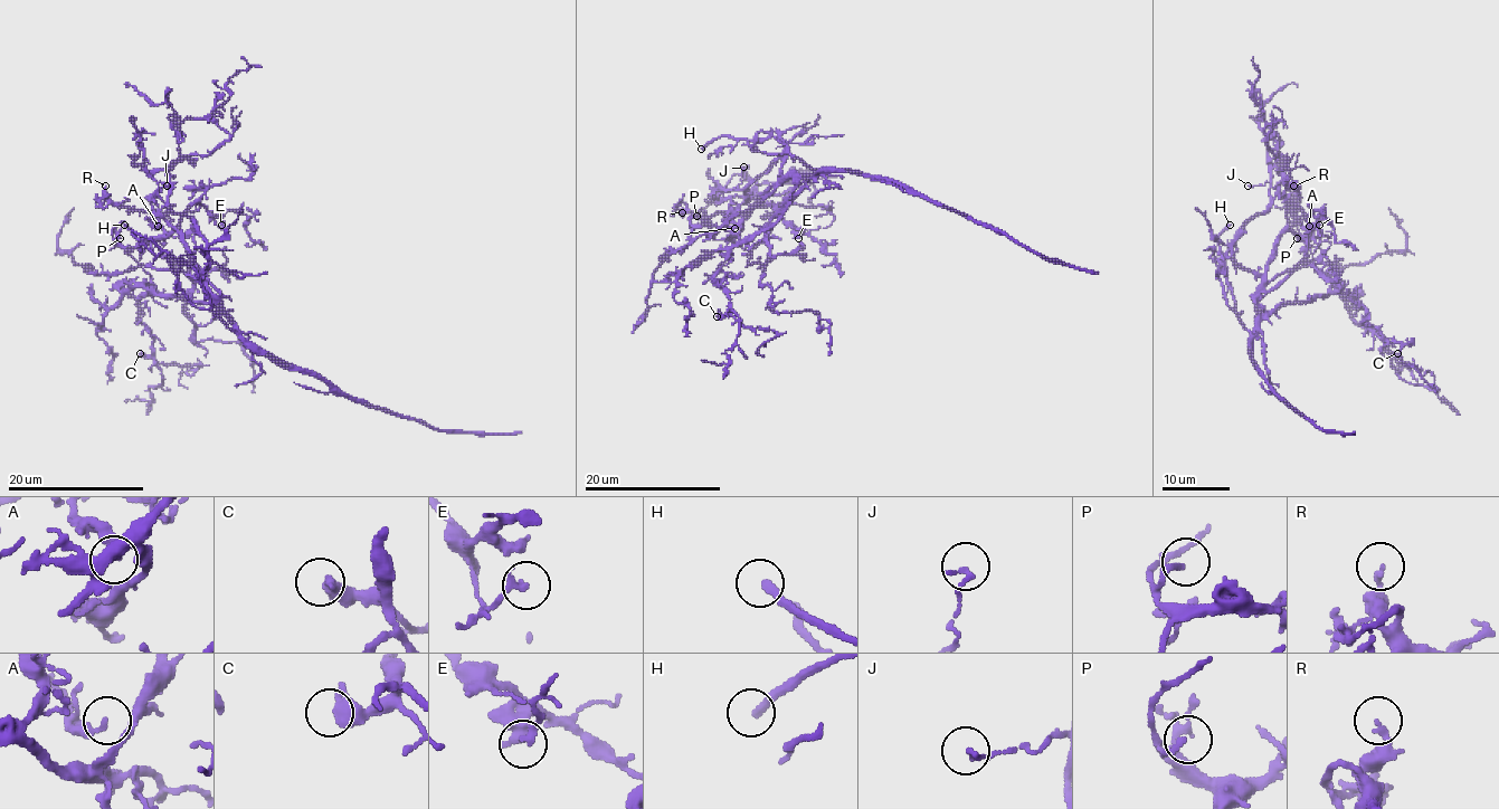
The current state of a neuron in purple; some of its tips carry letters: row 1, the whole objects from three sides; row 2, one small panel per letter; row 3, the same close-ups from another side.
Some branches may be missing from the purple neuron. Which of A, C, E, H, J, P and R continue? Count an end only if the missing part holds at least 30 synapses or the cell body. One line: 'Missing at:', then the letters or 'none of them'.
Missing at: H

